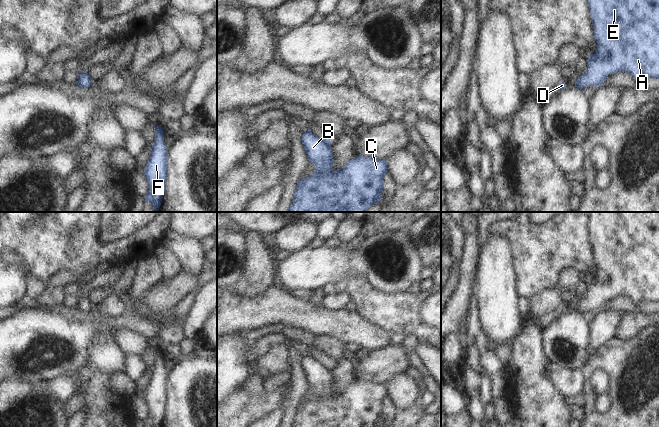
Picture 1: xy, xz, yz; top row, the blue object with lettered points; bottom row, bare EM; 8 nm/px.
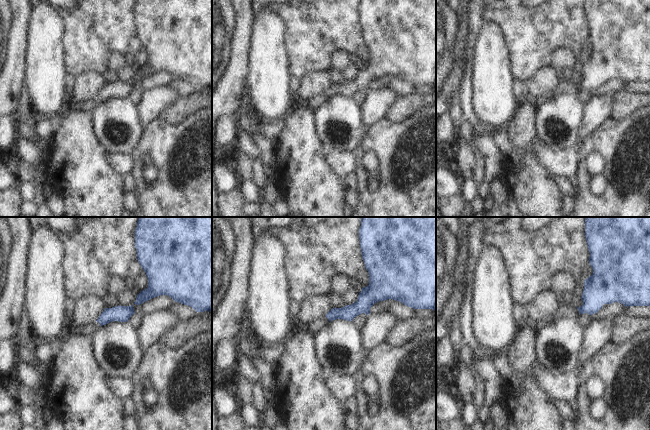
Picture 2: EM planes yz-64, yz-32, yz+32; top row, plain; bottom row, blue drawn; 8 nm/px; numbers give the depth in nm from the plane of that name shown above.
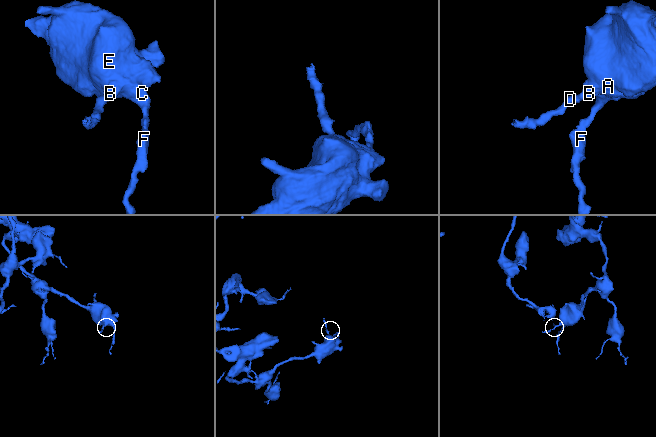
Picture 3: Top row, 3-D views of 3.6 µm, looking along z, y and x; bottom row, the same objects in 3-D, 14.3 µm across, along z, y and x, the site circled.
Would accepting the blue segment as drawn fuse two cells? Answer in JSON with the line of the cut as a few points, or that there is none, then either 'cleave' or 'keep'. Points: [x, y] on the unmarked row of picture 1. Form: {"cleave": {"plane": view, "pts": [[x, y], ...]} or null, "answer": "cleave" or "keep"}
{"cleave": null, "answer": "keep"}

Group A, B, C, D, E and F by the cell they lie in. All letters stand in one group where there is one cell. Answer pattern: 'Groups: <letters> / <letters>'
Groups: A B C D E F

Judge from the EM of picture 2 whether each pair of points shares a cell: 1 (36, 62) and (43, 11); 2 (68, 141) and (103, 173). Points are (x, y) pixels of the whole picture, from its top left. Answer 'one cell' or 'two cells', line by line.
1: one cell
2: one cell

